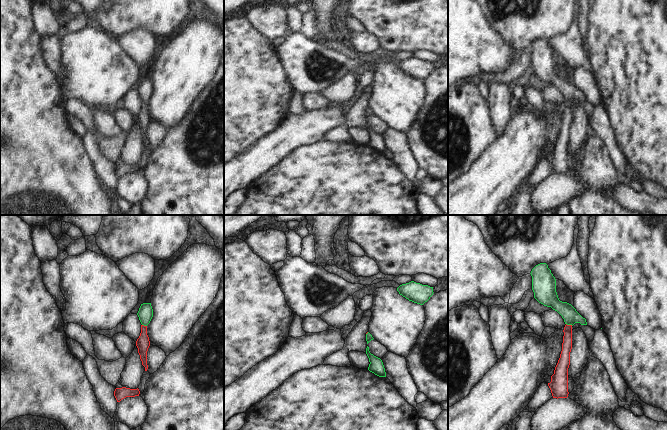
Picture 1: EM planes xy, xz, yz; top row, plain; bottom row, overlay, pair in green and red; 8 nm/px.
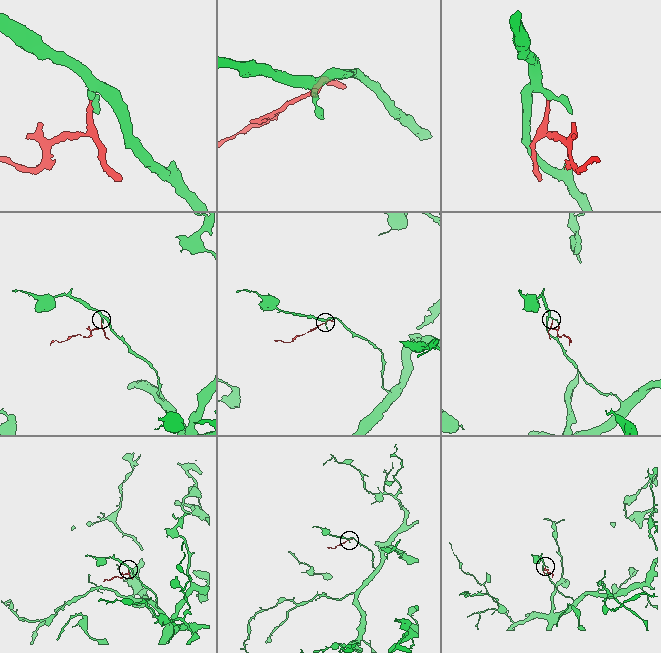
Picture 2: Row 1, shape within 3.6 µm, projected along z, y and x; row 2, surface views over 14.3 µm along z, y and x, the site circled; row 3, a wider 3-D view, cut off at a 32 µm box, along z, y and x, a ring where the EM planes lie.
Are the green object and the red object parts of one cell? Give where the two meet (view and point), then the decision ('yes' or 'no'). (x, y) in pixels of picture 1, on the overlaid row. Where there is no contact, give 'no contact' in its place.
contact yz (569, 324); yes

